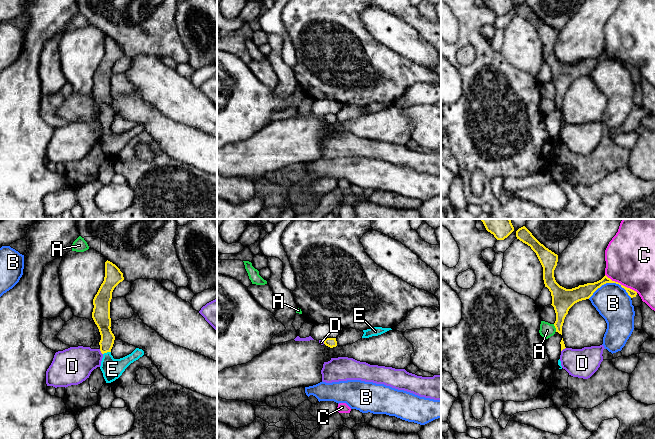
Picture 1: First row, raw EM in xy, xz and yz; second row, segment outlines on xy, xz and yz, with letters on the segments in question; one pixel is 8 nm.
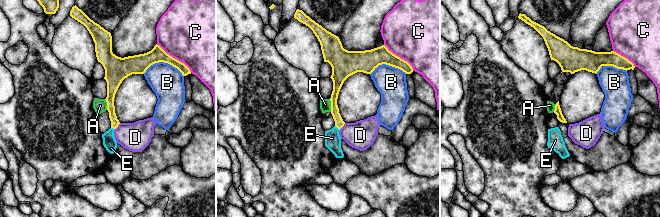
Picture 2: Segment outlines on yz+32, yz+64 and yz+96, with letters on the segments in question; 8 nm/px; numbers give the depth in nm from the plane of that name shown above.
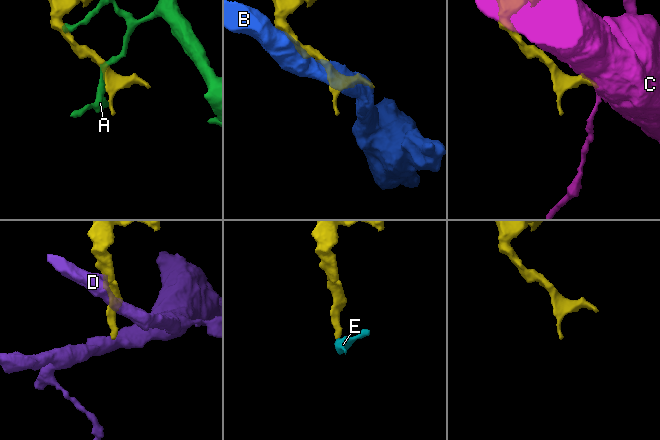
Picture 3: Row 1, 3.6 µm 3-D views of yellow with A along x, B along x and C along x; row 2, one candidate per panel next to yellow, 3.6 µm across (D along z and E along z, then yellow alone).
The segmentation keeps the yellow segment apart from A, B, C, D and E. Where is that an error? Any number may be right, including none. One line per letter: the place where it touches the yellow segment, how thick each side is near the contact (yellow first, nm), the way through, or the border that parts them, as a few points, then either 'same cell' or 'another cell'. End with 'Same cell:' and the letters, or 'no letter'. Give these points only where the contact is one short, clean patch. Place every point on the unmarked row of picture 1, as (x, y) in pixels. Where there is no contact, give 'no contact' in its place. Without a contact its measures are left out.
A: meets yellow in yz at (555, 103); 180 nm thick on the yellow side, 120 nm on the other; another cell
B: meets yellow in yz at (610, 58); 120 nm thick on the yellow side, 280 nm on the other; border along yz (631, 73), (618, 60), (604, 59), (588, 74); another cell
C: meets yellow in yz at (620, 60); 90 nm thick on the yellow side, 400 nm on the other; border along yz (605, 50), (612, 56), (637, 68); another cell
D: meets yellow in xy at (101, 128); 130 nm thick on the yellow side, 300 nm on the other; border along xy (99, 125), (102, 130); another cell
E: meets yellow in xy at (106, 128); 130 nm thick on the yellow side, 170 nm on the other; runs through xy (103, 97), (106, 109), (106, 128), (108, 140), (112, 145); same cell
Same cell: E

